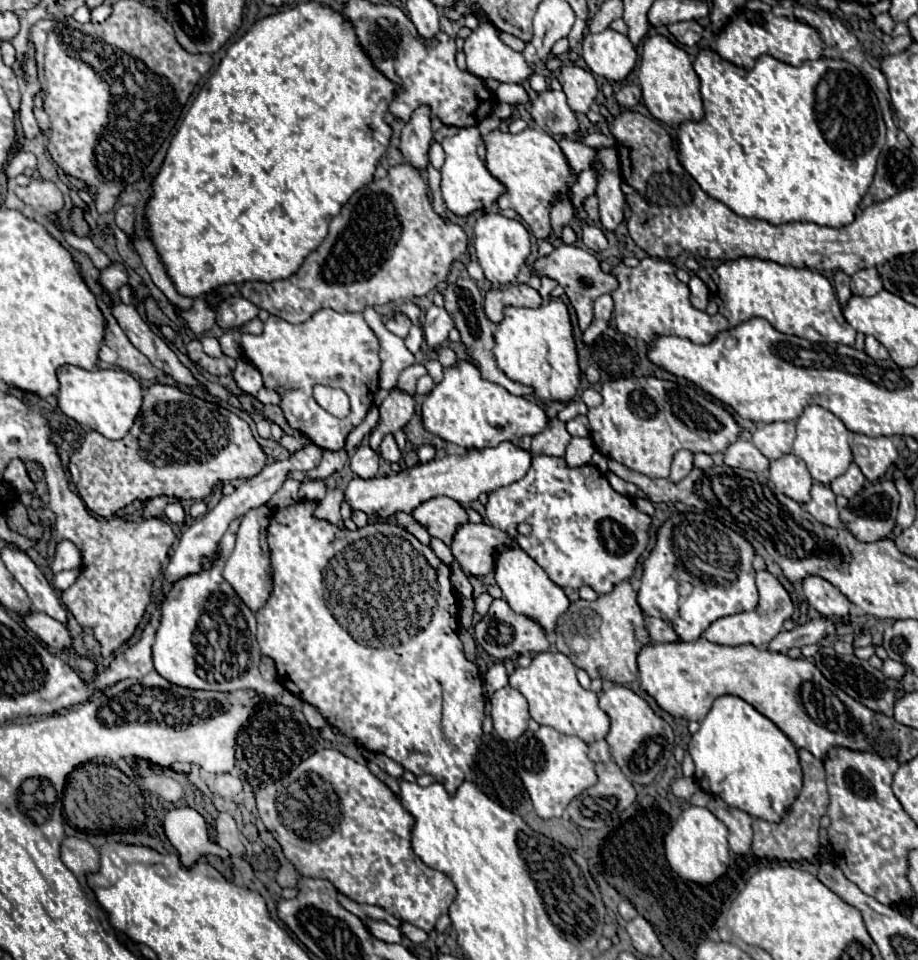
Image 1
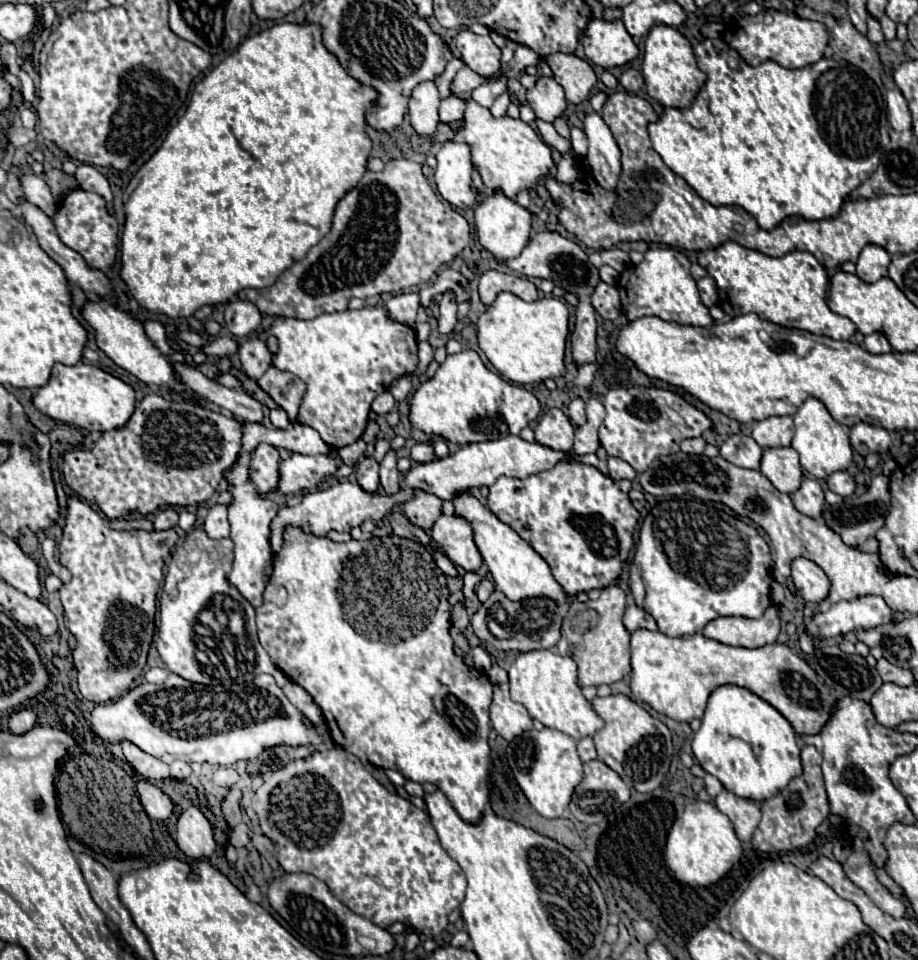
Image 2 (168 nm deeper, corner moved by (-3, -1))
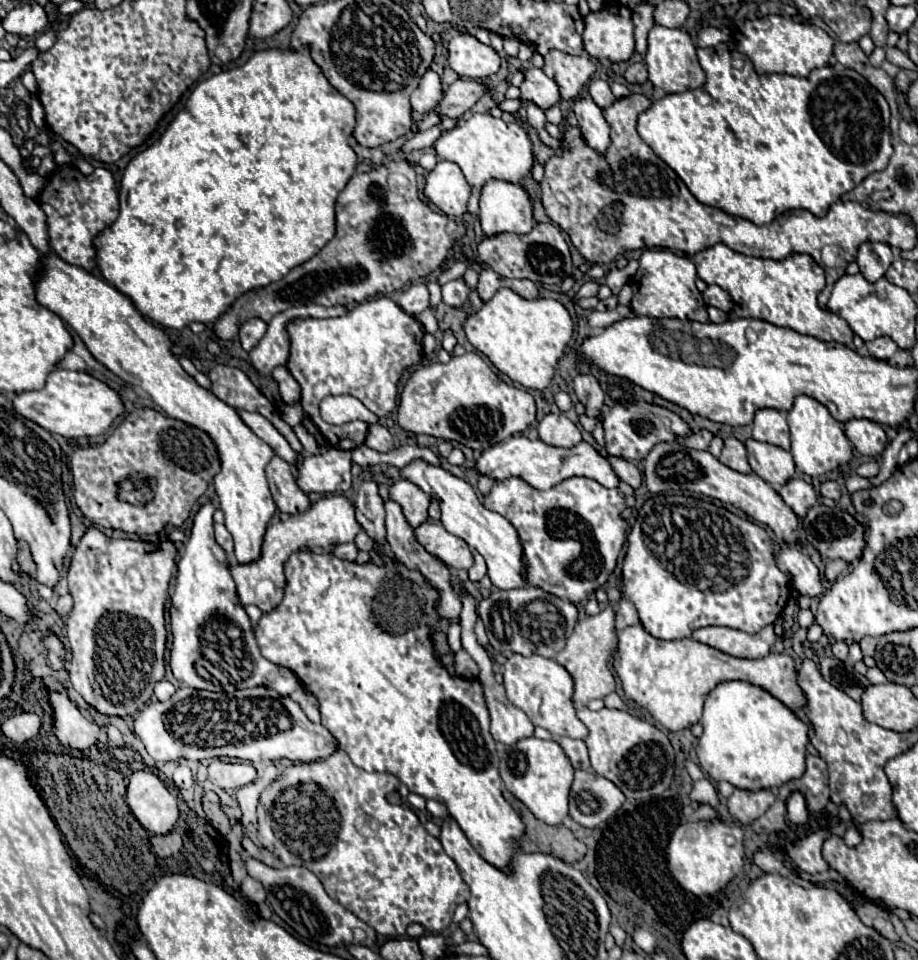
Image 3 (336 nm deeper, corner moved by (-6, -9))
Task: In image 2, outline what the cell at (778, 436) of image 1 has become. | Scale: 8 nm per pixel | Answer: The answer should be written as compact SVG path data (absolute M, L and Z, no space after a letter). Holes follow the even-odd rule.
M768 416L756 422L752 438L762 448L780 448L790 446L794 436L794 422L790 416Z

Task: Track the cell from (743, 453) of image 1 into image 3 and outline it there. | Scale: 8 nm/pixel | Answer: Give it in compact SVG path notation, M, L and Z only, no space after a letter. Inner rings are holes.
M727 438L725 440L725 446L723 446L723 452L719 456L719 460L737 470L737 472L743 472L743 474L749 474L751 472L751 466L747 462L747 450L745 450L745 444L739 442L737 438Z

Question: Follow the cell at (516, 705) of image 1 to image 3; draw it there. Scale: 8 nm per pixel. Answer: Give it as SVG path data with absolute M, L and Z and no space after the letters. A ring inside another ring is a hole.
M465 588L461 590L461 604L463 604L463 608L461 608L461 628L463 628L461 640L463 640L463 648L471 654L471 658L477 662L477 666L479 666L479 670L481 670L481 674L479 674L479 682L483 684L483 690L485 690L485 702L487 702L489 714L491 714L491 734L493 734L493 738L495 738L497 742L503 742L503 744L511 746L511 744L519 742L521 738L529 738L529 736L533 736L533 730L535 730L535 728L533 728L529 716L527 716L523 710L515 708L515 706L507 700L507 694L505 694L503 684L497 684L497 682L495 682L495 678L493 678L493 664L491 664L487 652L477 644L477 638L475 638L477 602L473 600L473 596L471 596Z

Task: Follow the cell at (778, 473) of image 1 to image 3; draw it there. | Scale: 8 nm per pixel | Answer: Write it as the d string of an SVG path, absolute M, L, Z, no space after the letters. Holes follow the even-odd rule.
M747 440L745 446L749 464L759 478L763 478L775 488L781 488L785 482L793 478L795 462L791 452L757 440Z

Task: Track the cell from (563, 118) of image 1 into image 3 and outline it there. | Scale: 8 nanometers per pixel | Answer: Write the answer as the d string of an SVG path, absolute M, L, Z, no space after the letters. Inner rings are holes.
M531 68L525 72L525 80L521 84L521 100L537 104L541 110L547 110L555 104L559 104L559 88L557 84L545 76L543 70Z

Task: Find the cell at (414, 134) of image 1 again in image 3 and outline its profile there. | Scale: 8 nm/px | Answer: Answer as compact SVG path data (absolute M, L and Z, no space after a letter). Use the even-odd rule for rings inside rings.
M427 70L425 76L421 78L421 84L411 94L411 108L419 114L427 114L427 112L435 110L435 106L439 104L441 98L443 98L441 78L433 70Z

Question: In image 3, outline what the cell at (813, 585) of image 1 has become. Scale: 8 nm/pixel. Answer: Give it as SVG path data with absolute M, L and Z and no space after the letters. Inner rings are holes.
M783 546L777 554L777 566L801 596L817 598L823 592L819 568L799 548Z

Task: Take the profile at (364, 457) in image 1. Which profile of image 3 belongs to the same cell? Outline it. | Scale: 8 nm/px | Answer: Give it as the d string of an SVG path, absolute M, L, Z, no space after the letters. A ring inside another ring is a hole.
M363 480L363 484L359 486L355 498L355 510L363 530L375 542L381 544L385 540L385 508L383 498L379 496L377 484L373 480Z

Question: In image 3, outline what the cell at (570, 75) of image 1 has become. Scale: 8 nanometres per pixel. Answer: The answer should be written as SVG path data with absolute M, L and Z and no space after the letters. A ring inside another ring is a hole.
M551 50L545 56L543 72L557 82L563 100L575 100L581 94L583 86L591 80L595 64L583 56L571 56L561 50Z

